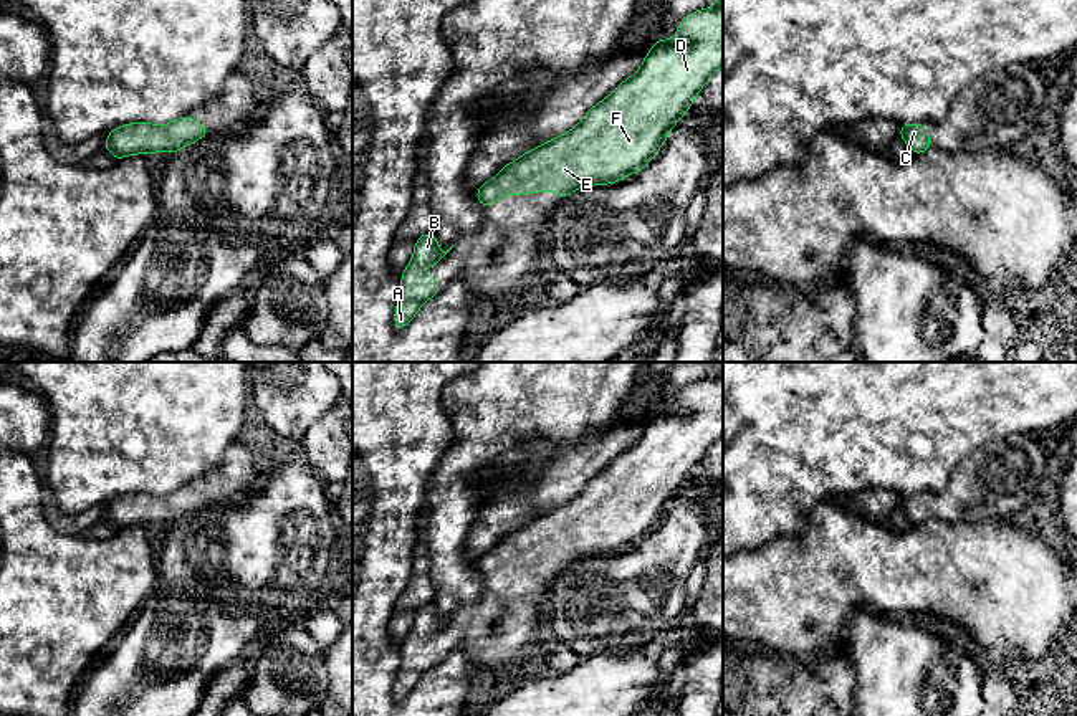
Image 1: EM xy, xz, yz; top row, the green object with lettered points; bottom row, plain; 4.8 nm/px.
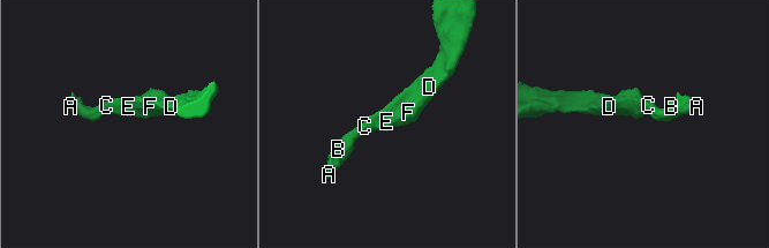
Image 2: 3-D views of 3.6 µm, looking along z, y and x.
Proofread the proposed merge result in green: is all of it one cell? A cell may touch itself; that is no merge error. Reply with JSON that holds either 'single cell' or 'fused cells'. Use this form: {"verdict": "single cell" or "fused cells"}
{"verdict": "single cell"}

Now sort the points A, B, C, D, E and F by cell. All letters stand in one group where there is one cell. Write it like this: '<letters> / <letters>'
A B C D E F

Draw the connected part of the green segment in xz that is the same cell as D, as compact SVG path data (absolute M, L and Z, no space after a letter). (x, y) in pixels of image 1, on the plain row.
M723 362L716 364L720 372L715 377L688 384L678 394L675 408L655 412L642 437L592 476L576 498L528 521L478 557L476 569L481 577L486 579L508 564L553 561L564 569L579 557L617 554L640 542L706 451L723 437Z

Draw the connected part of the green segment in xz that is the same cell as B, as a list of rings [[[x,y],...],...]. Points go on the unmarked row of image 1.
[[[433,602],[415,610],[412,630],[400,645],[400,665],[394,685],[395,699],[404,699],[424,673],[440,663],[437,650],[432,645],[422,645],[419,640],[440,633],[450,620],[452,617],[447,622],[438,618]]]

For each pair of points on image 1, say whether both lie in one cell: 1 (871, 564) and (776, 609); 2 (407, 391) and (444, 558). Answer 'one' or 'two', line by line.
1: one
2: two

